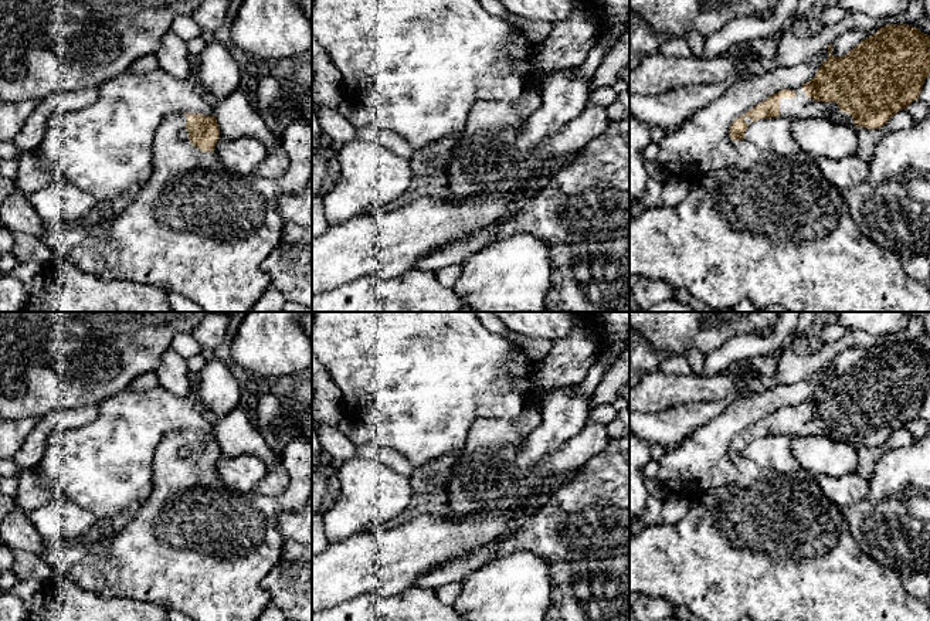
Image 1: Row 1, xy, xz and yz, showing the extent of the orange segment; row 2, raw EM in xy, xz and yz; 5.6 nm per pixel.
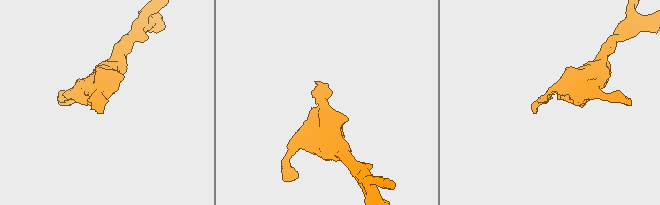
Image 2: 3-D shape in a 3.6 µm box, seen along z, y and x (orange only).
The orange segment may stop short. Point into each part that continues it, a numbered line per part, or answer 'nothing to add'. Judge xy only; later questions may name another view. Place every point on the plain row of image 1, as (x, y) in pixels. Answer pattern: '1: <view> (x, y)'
1: xy (194, 546)

